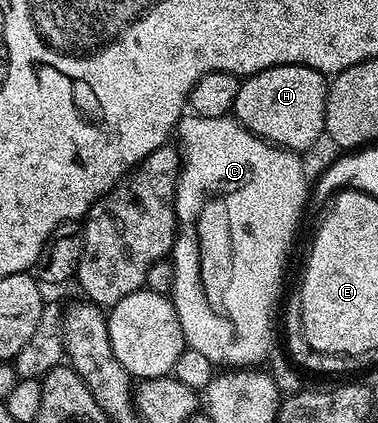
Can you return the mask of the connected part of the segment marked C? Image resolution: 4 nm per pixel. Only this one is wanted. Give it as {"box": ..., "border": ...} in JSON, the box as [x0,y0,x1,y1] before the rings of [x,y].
{"box":[170,114,310,370],"border":[[[195,114],[181,116],[178,125],[178,136],[184,139],[182,143],[182,163],[180,177],[176,187],[176,222],[178,231],[176,244],[172,247],[170,259],[174,266],[174,286],[170,293],[172,305],[176,307],[178,322],[182,326],[182,334],[187,347],[198,350],[198,354],[206,354],[208,363],[213,366],[223,366],[228,370],[248,370],[253,366],[265,363],[274,345],[272,339],[272,315],[276,312],[276,299],[280,296],[280,283],[284,280],[284,263],[288,260],[288,251],[292,248],[292,239],[296,236],[296,227],[300,224],[300,215],[309,203],[310,180],[304,177],[304,164],[299,155],[279,148],[260,136],[254,135],[246,126],[242,126],[231,115],[222,118],[202,118]]]}

